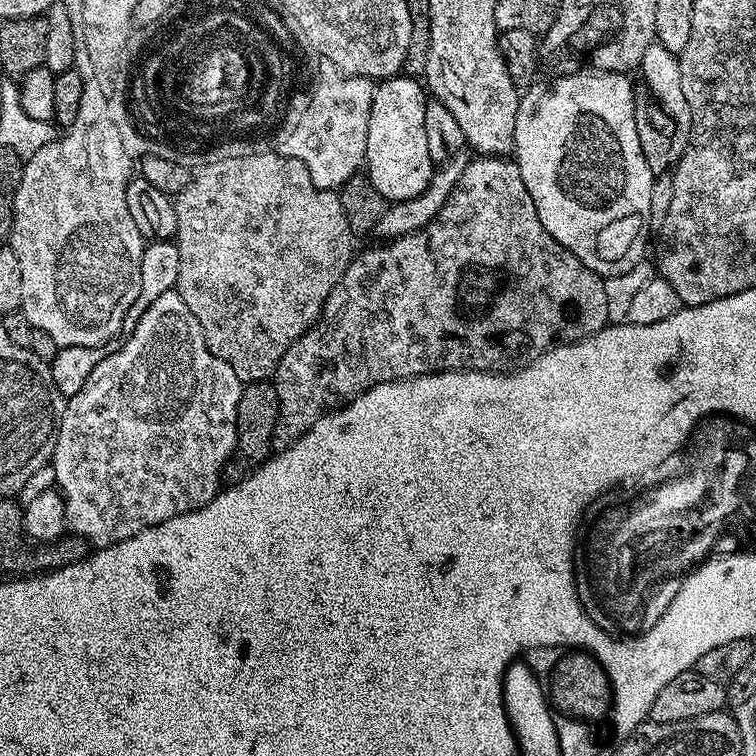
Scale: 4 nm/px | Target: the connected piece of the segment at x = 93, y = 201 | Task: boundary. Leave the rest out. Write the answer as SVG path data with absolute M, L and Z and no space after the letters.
M83 46L76 49L74 70L84 83L78 114L63 134L23 161L24 173L12 207L10 237L10 246L22 270L19 311L26 314L32 329L50 334L58 348L99 346L120 336L122 322L130 306L134 306L134 298L138 298L146 243L126 206L126 186L134 176L134 158L122 146L118 127L111 121L106 94L102 94L102 86L94 78L90 54Z

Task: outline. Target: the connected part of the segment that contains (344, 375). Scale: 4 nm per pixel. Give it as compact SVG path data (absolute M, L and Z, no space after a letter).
M480 156L469 159L466 170L462 170L462 178L458 186L446 198L446 206L438 210L438 214L422 230L409 236L400 236L397 240L384 242L381 248L368 248L365 252L357 251L353 255L350 266L346 266L346 274L342 274L334 290L326 298L324 309L311 328L307 328L292 343L290 350L282 354L274 373L274 383L278 394L278 422L274 422L272 435L273 449L289 448L302 434L314 426L330 412L349 404L375 384L389 384L392 380L411 380L413 376L425 376L431 372L451 372L453 370L471 370L474 372L502 372L515 370L544 355L557 344L571 344L573 340L581 340L592 336L598 330L608 327L608 311L606 310L606 290L604 280L594 270L590 270L566 246L562 246L542 226L538 214L534 210L534 198L530 198L530 190L526 190L526 182L522 182L522 170L515 159L504 156Z

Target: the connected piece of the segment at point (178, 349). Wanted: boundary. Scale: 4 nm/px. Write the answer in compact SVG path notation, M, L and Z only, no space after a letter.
M175 290L162 294L146 314L138 322L134 334L130 334L121 343L117 352L102 358L98 366L86 378L86 386L78 390L78 394L67 397L62 422L56 439L56 449L52 452L51 466L57 475L55 487L64 498L64 509L66 510L66 528L73 536L81 536L87 540L93 549L109 548L111 544L122 542L150 526L158 526L178 514L193 512L195 508L206 506L221 491L220 471L224 463L236 452L236 415L238 414L238 402L241 390L240 379L222 358L210 354L206 346L206 338L202 334L202 326L198 326L198 318L190 314L190 306L182 302Z

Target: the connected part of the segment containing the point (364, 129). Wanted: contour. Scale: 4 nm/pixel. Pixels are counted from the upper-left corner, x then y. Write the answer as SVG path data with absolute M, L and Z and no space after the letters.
M339 70L319 73L310 106L302 114L298 126L278 149L281 156L298 158L310 170L310 182L322 190L339 189L351 176L357 175L365 163L366 134L370 130L370 106L374 102L376 84L366 76L345 76Z

